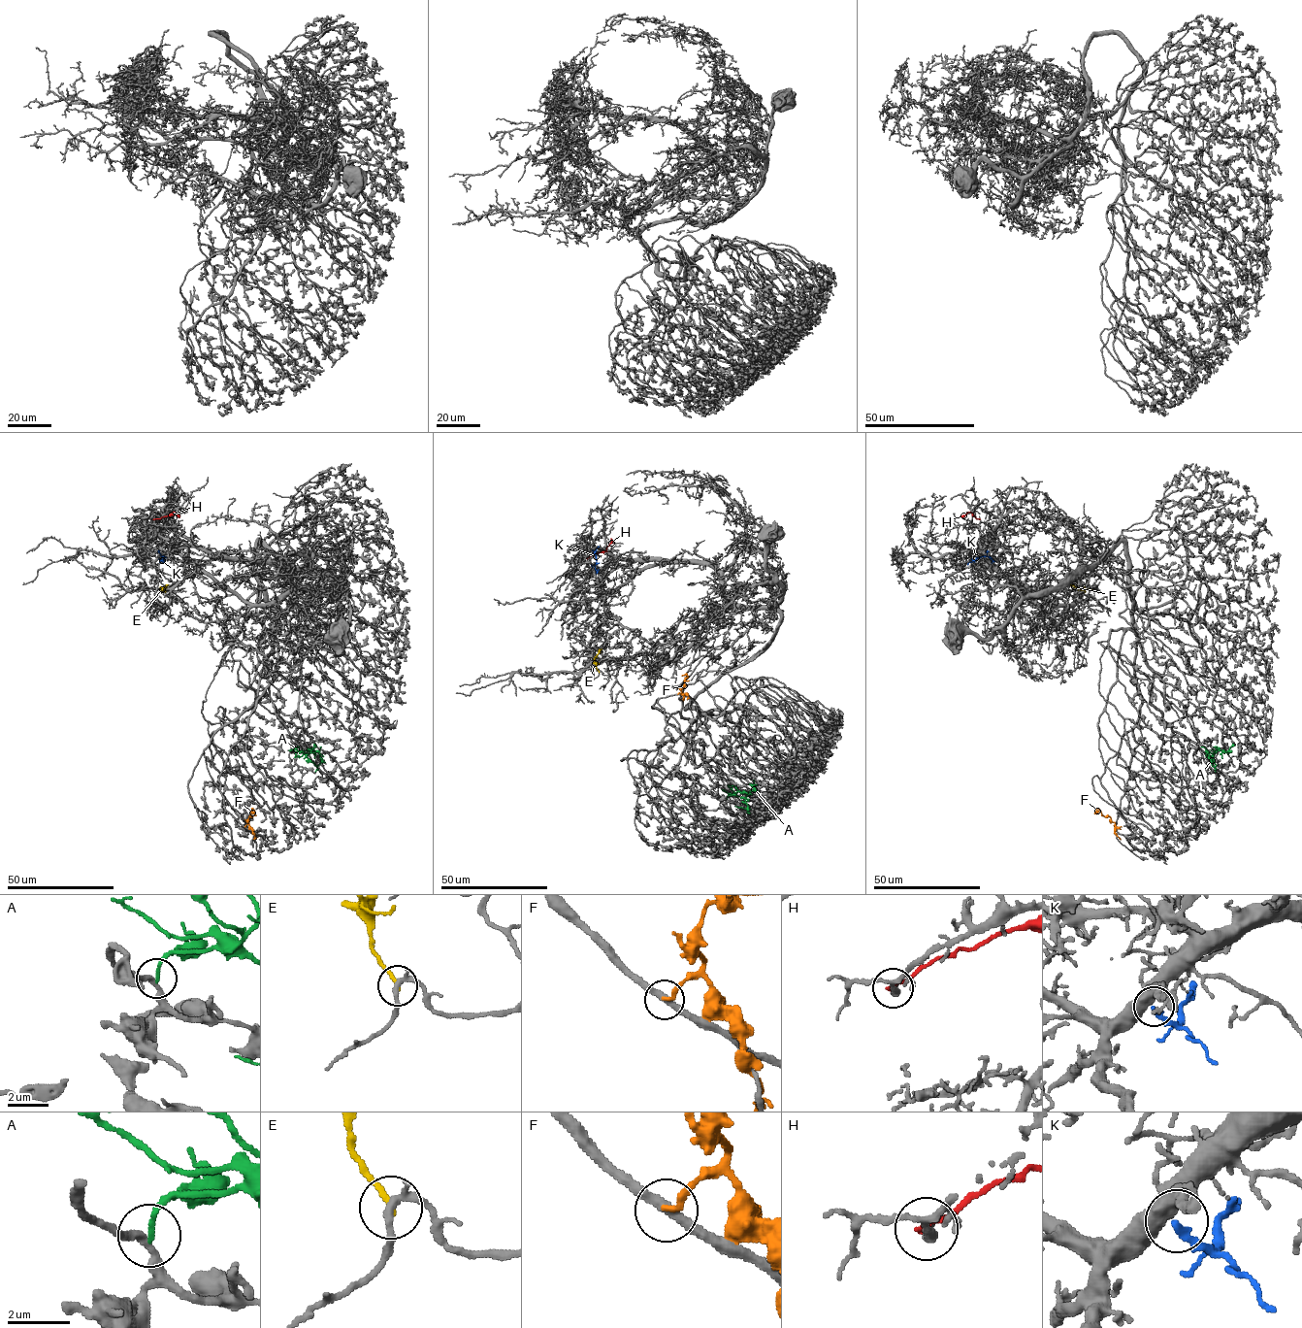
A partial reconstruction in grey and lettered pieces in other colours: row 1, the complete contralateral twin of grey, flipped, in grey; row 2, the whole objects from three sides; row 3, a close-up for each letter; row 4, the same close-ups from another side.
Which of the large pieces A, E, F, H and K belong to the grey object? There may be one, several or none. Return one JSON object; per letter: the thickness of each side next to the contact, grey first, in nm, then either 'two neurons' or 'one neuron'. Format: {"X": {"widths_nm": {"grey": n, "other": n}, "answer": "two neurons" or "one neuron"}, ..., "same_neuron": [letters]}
{"A": {"widths_nm": {"grey": 260, "other": 160}, "answer": "two neurons"}, "E": {"widths_nm": {"grey": 240, "other": 190}, "answer": "two neurons"}, "F": {"widths_nm": {"grey": 320, "other": 220}, "answer": "two neurons"}, "H": {"widths_nm": {"grey": 150, "other": 200}, "answer": "two neurons"}, "K": {"widths_nm": {"grey": 550, "other": 260}, "answer": "one neuron"}, "same_neuron": ["K"]}

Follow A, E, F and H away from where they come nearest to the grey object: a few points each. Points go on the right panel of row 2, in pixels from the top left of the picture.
A: (1219, 748), (1213, 754), (1215, 766), (1212, 766), (1207, 750), (1200, 746)
E: (1092, 590), (1080, 589), (1070, 584)
F: (1115, 827), (1110, 816), (1104, 816), (1099, 810), (1095, 812), (1096, 809)
H: (980, 519), (970, 512), (959, 516)

